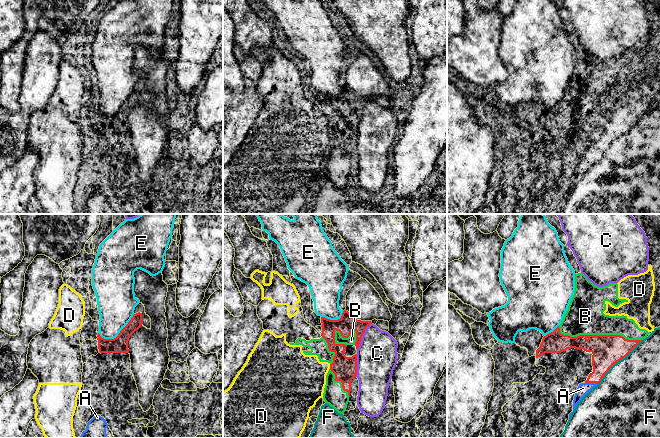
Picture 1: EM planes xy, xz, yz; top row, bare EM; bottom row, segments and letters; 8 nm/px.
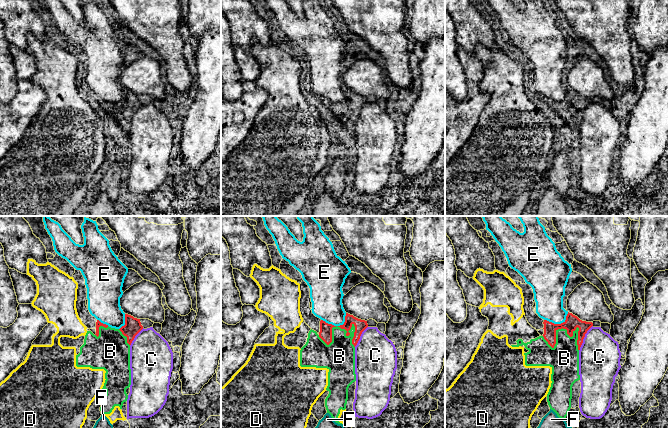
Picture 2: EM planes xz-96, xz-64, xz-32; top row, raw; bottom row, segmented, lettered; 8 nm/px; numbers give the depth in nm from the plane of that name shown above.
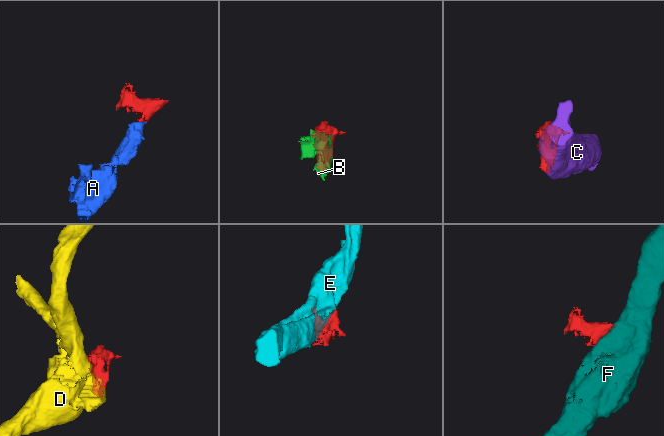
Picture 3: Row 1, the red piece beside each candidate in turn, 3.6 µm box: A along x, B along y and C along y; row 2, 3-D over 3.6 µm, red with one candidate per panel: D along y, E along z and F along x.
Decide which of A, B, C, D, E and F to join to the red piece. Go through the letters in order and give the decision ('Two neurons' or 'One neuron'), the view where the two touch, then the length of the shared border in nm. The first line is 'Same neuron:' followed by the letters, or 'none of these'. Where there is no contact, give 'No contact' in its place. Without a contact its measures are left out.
Same neuron: A, B
A: One neuron. Touches red in yz. Shared border 110 nm
B: One neuron. Touches red in yz. Shared border 700 nm
C: Two neurons. Touches red in xz. Shared border 240 nm
D: Two neurons. Touches red in xz. Shared border 40 nm
E: Two neurons. Touches red in xy. Shared border 340 nm
F: Two neurons. Touches red in yz. Shared border 500 nm

